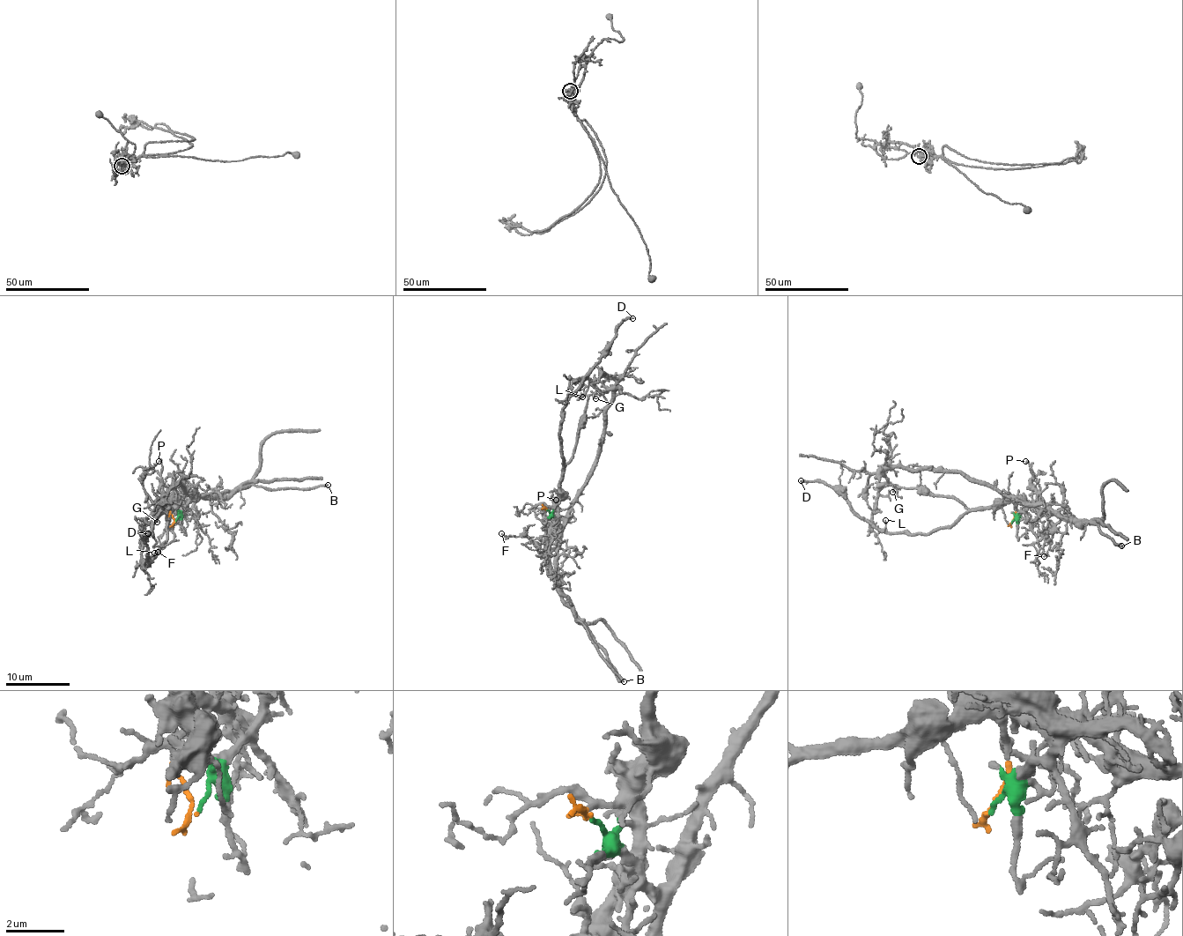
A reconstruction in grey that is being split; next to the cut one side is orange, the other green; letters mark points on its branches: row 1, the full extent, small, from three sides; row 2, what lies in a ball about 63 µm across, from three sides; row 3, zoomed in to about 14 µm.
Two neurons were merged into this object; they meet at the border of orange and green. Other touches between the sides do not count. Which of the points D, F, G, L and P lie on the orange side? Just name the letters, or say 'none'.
D, F, L, P

